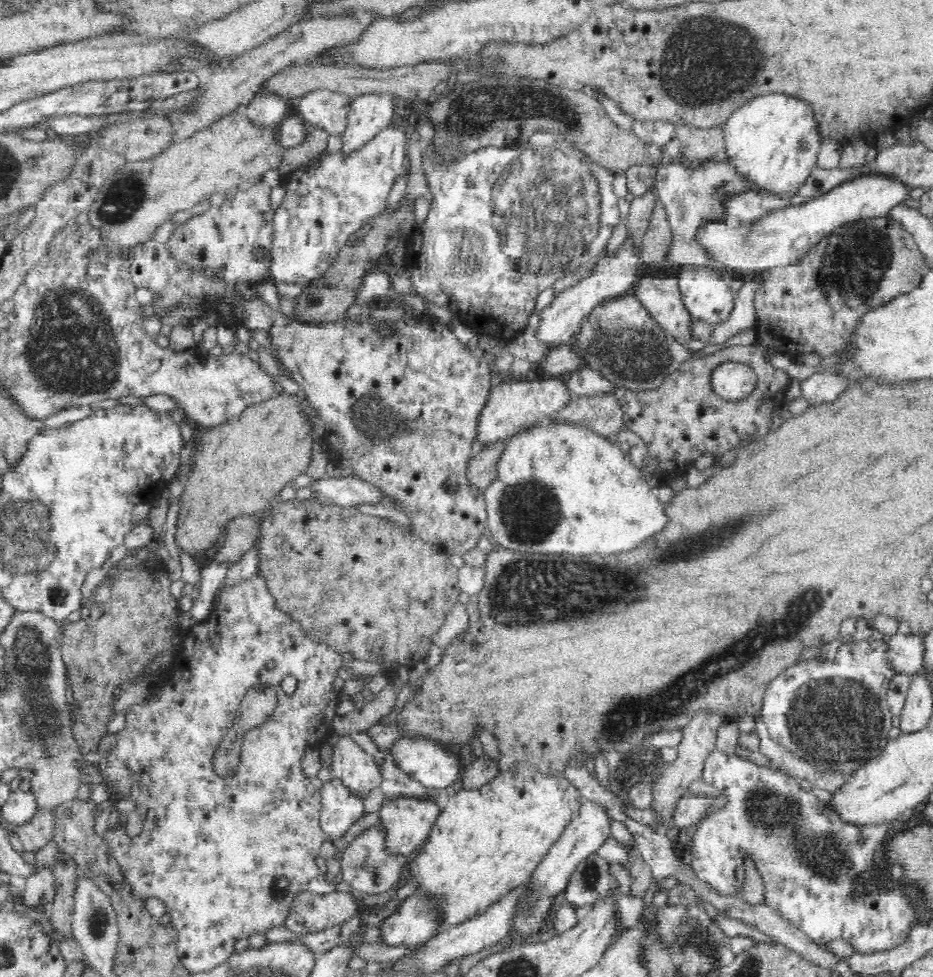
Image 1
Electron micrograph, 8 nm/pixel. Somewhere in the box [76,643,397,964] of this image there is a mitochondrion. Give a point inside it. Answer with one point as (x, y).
(97, 920)

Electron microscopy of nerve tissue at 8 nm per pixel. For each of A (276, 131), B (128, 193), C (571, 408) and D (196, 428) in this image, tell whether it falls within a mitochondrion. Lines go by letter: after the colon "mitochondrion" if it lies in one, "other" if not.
A: other
B: mitochondrion
C: other
D: other

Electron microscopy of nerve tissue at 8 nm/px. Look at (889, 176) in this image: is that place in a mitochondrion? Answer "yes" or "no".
no

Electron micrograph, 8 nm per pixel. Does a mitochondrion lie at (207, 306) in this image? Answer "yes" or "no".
no

